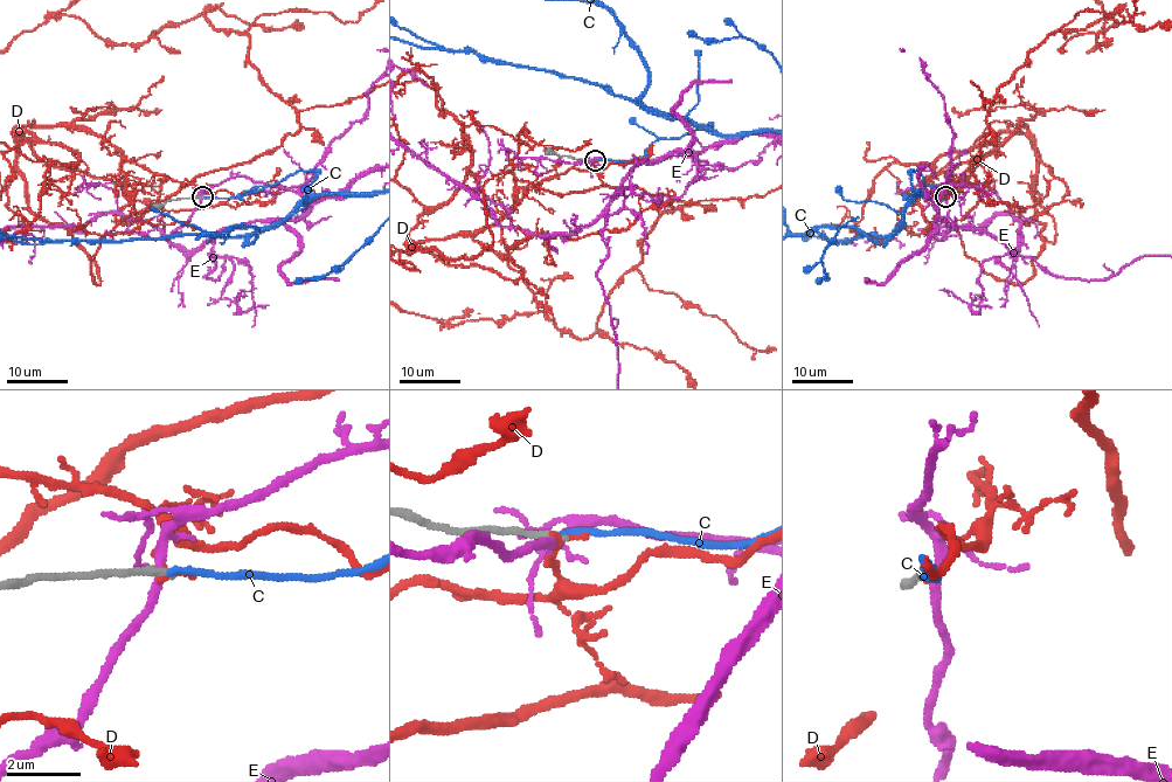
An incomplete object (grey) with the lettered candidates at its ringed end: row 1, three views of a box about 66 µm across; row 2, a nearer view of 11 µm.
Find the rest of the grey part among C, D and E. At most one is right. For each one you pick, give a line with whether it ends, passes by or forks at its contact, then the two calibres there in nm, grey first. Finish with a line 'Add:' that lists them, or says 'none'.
C: It ends there. Thickness 190 nm (grey) against 170 nm
Add: C

